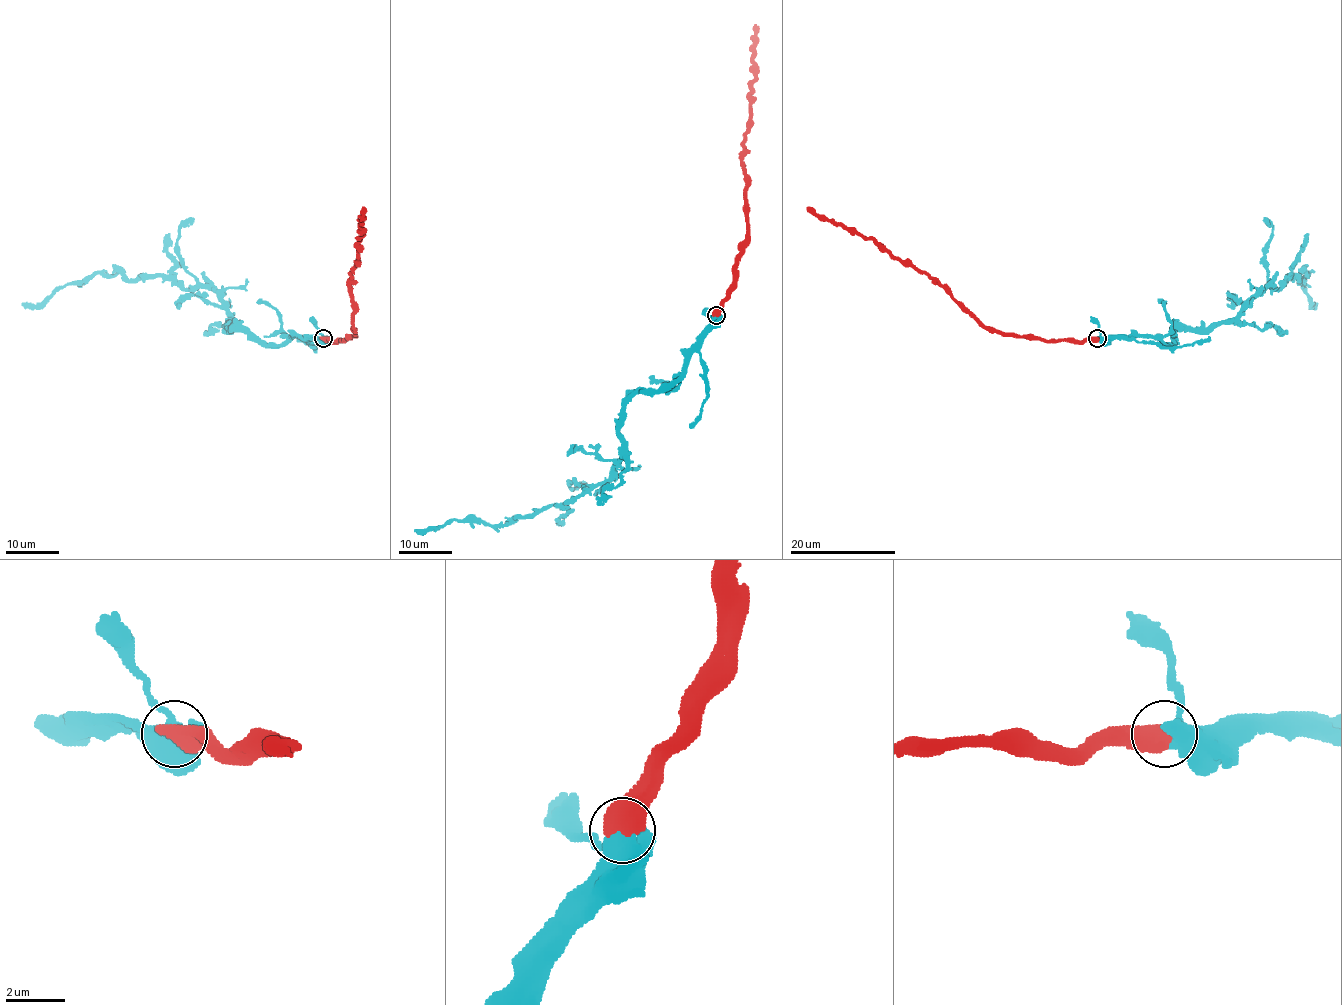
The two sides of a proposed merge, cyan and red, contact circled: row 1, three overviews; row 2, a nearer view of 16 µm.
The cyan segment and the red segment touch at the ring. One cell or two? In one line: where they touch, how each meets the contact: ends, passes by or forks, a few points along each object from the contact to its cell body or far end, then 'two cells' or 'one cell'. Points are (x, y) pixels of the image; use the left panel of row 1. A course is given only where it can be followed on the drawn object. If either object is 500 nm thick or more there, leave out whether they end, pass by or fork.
place (323, 338); course cyan (324, 338), (254, 341), (227, 327), (228, 309), (214, 290), (162, 276), (99, 273), (35, 305), (22, 302); course red (324, 338), (344, 341), (354, 335), (350, 275), (357, 265), (363, 207); one cell

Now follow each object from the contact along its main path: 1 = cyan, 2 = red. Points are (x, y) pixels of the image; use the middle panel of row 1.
1: (716, 315), (686, 370), (625, 406), (621, 460), (606, 480), (502, 525), (448, 520), (415, 531)
2: (716, 315), (716, 308), (732, 284), (740, 243), (747, 233), (743, 144), (749, 127), (756, 24)

